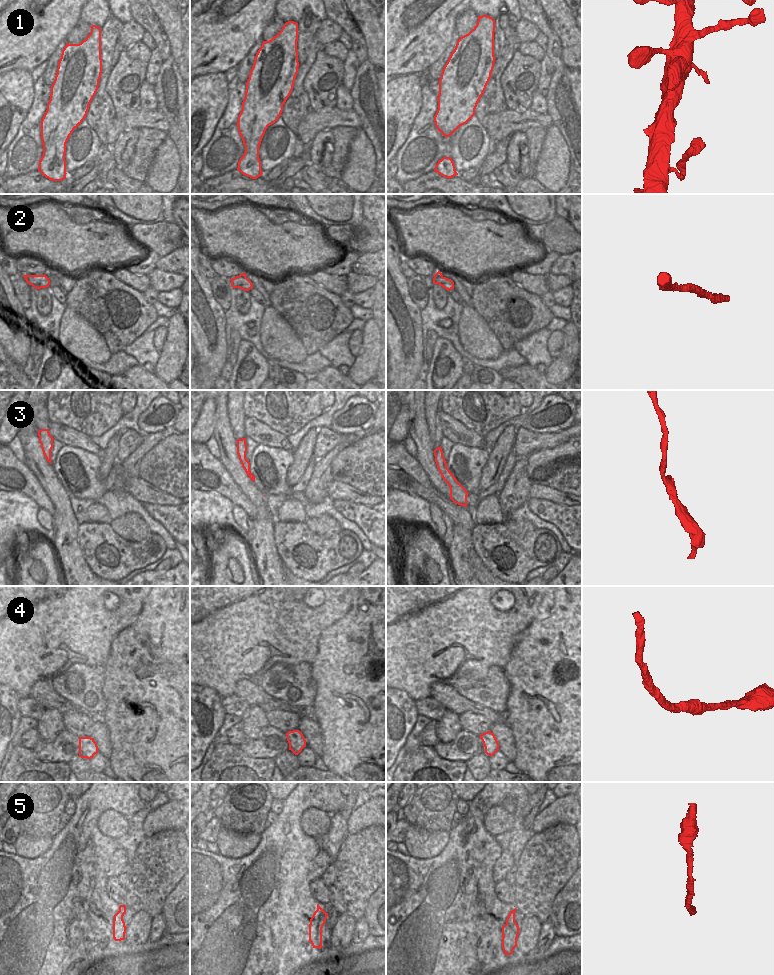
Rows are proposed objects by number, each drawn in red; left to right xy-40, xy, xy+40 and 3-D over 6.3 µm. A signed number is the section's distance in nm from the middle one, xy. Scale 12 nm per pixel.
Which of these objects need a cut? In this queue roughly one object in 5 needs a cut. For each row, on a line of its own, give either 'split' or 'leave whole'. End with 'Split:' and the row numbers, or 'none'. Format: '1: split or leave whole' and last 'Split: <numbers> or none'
1: leave whole
2: leave whole
3: leave whole
4: leave whole
5: leave whole
Split: none

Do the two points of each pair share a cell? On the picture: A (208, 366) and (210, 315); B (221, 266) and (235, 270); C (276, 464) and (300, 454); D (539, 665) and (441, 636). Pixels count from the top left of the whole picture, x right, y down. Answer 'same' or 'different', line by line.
A: same
B: same
C: different
D: different

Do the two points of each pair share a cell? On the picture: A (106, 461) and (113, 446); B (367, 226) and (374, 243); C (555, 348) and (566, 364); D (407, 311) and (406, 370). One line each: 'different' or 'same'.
A: same
B: same
C: different
D: same

